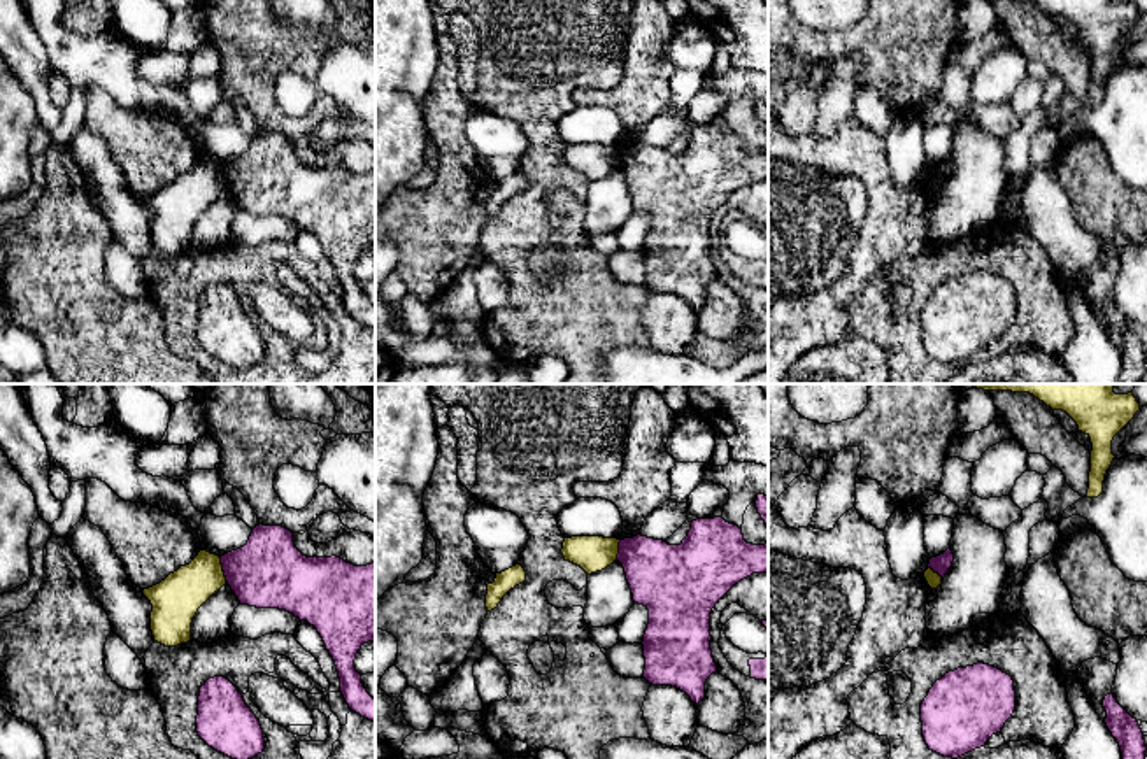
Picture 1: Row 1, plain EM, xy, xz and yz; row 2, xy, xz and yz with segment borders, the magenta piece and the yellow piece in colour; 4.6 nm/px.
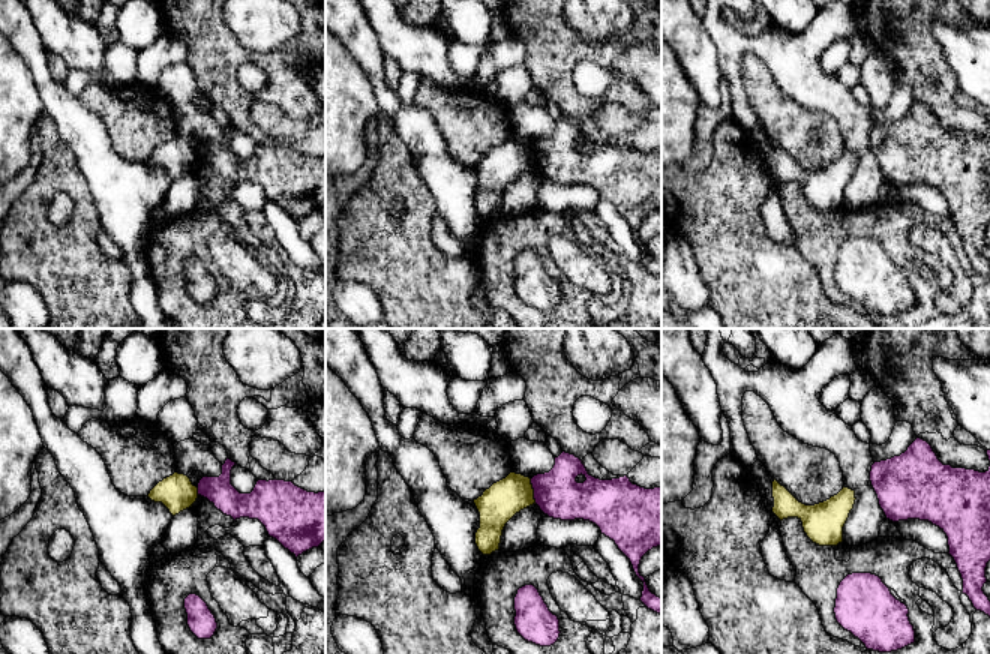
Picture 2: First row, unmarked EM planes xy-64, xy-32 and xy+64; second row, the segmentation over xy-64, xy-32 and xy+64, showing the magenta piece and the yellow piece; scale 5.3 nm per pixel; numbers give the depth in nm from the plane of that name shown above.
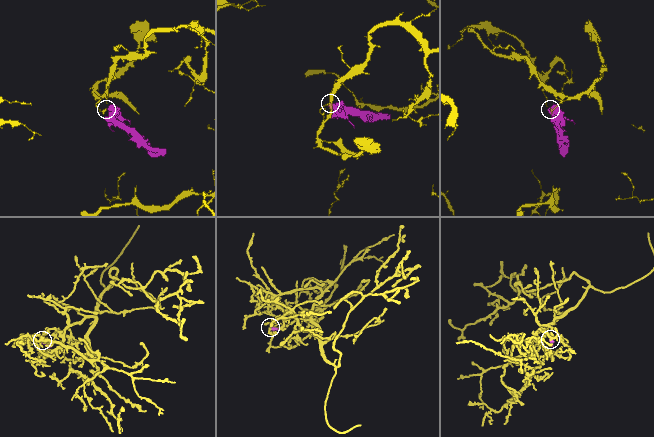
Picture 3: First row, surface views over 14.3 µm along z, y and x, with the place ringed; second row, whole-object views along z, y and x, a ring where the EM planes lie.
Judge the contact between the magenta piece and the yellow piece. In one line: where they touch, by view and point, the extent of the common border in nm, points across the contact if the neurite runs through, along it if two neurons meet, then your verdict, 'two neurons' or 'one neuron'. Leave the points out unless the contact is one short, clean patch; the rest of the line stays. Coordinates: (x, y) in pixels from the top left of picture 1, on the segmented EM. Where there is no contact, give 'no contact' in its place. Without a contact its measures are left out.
xy (223, 570) | 120 nm | along xy (220, 558), (227, 581) | two neurons

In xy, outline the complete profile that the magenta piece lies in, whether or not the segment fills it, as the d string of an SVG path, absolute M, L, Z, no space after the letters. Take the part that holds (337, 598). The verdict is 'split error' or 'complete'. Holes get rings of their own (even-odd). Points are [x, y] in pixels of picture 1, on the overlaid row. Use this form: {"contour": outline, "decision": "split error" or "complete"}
{"contour": "M260 524L244 547L221 556L221 564L240 605L286 610L317 629L335 661L346 703L375 722L375 699L354 668L361 645L375 640L375 563L354 566L337 556L307 557L295 547L289 529Z", "decision": "complete"}

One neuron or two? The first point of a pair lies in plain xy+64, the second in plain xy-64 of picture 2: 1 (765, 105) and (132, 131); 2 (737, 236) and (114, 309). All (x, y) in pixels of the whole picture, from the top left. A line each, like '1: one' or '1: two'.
1: one
2: one

